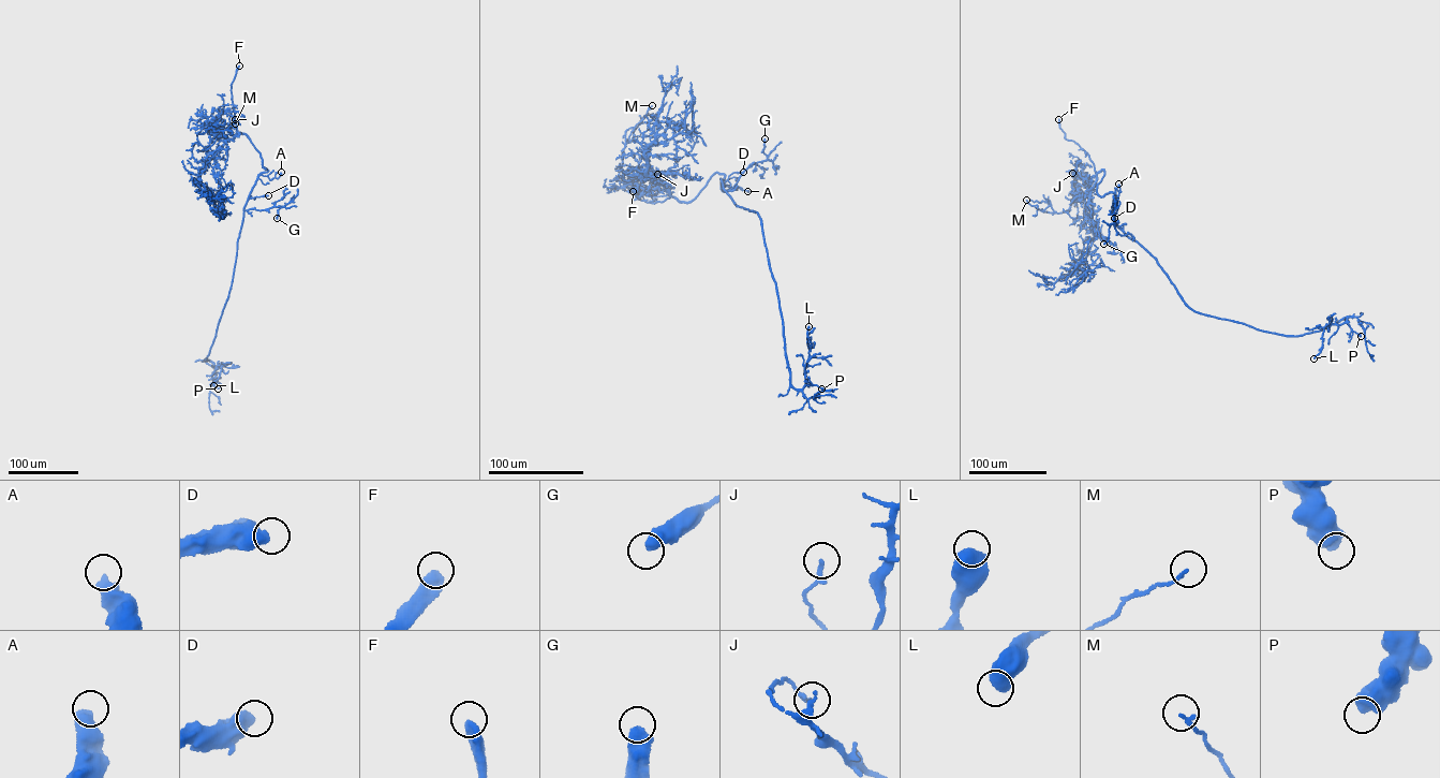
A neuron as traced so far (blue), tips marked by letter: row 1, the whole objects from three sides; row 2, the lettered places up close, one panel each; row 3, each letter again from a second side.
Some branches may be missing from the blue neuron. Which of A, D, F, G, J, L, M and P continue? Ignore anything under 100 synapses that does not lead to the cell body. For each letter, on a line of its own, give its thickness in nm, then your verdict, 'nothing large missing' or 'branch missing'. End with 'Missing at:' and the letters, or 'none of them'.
A: 550 nm thick; nothing large missing
D: 600 nm thick; nothing large missing
F: 480 nm thick; branch missing
G: 550 nm thick; nothing large missing
J: 150 nm thick; nothing large missing
L: 650 nm thick; nothing large missing
M: 150 nm thick; nothing large missing
P: 700 nm thick; nothing large missing
Missing at: F

